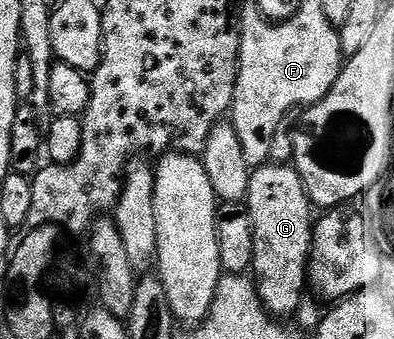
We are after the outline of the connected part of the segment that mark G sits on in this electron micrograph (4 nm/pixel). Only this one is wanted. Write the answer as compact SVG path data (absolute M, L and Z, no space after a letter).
M267 161L250 173L248 193L244 200L245 210L252 221L252 249L254 265L252 282L258 288L258 295L267 311L275 317L294 315L302 303L302 294L308 291L308 264L310 262L310 242L314 239L315 220L310 219L312 204L304 189L300 173L292 165Z

